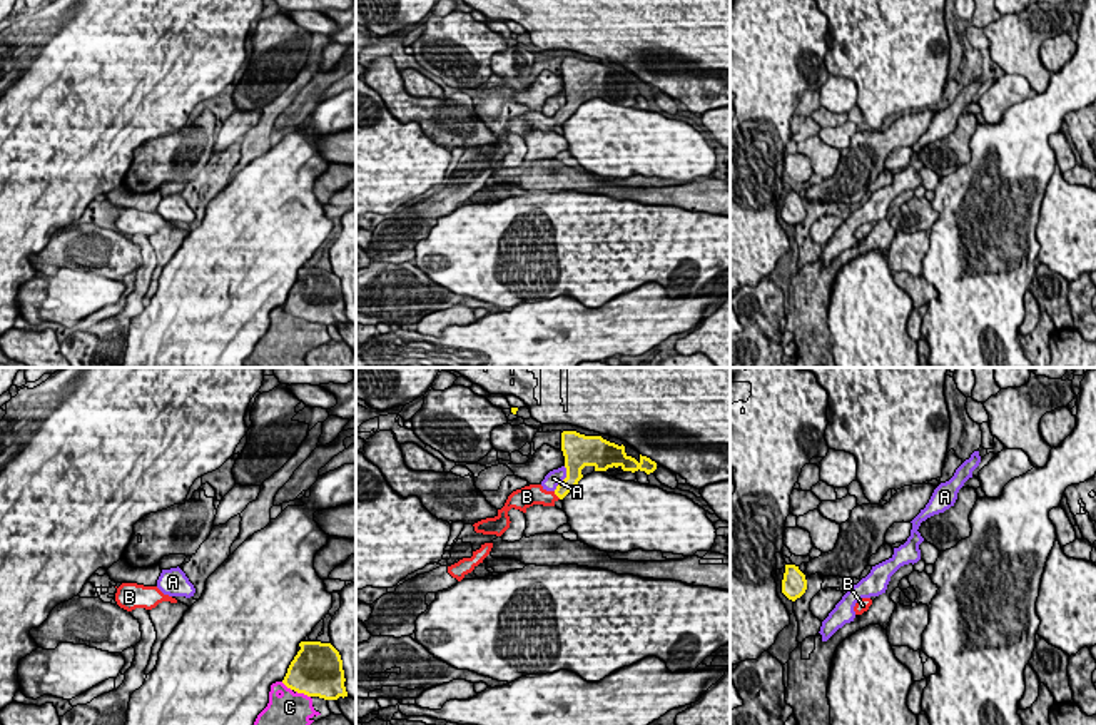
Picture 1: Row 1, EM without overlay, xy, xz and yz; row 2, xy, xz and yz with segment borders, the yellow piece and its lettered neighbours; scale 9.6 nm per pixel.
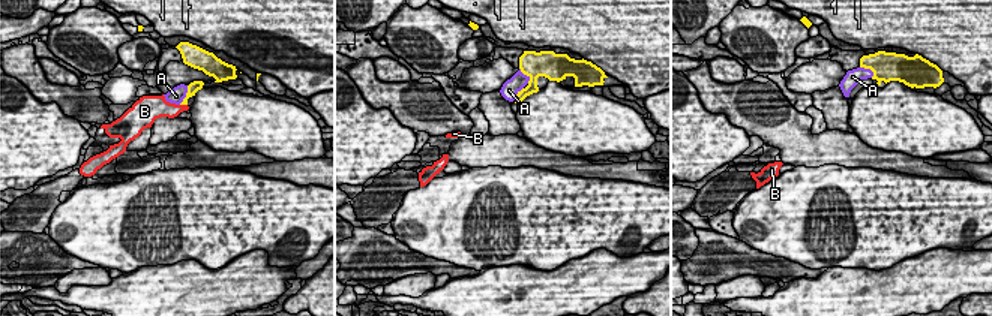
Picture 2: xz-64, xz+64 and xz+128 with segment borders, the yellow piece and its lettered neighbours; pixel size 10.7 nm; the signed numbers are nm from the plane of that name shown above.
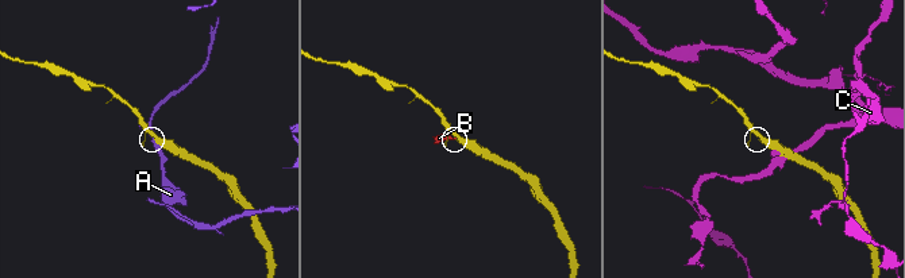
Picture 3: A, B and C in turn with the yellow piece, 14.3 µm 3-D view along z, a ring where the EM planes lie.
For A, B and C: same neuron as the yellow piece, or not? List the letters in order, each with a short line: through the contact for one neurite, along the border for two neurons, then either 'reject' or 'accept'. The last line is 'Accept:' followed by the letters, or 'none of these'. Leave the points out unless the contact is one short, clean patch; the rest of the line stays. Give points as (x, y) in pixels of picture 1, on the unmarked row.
A: reject
B: xz (573, 101), (557, 121), (532, 121) | accept
C: reject
Accept: B

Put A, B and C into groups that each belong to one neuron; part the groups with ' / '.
A / B / C

